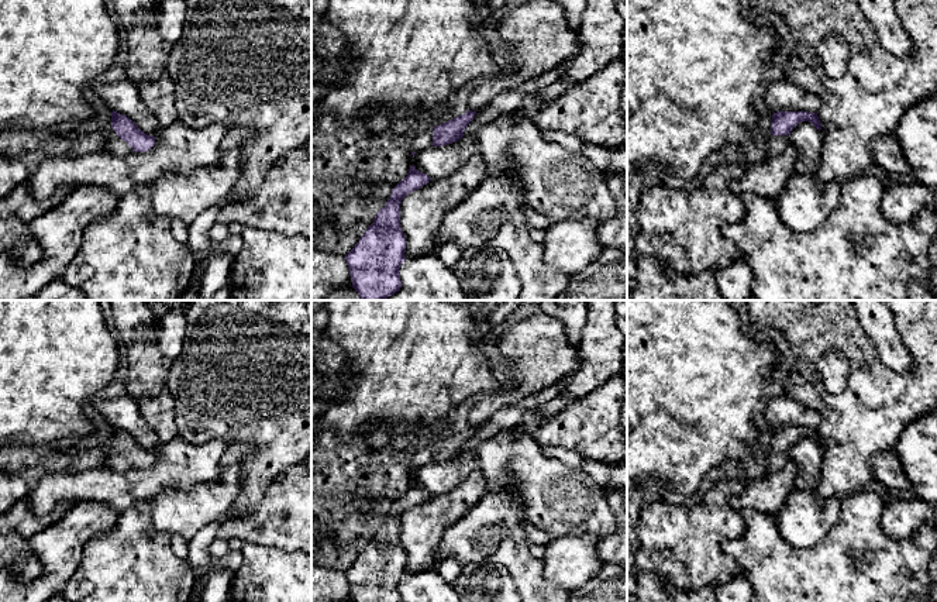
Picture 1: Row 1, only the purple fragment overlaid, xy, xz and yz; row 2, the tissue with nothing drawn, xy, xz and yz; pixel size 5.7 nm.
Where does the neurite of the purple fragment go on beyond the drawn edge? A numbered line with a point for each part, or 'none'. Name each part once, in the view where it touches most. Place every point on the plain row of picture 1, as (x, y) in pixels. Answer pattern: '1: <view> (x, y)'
1: xy (116, 461)

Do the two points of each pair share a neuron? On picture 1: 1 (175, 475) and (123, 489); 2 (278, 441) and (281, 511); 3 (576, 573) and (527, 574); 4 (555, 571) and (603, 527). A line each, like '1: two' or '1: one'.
1: one
2: two
3: two
4: two

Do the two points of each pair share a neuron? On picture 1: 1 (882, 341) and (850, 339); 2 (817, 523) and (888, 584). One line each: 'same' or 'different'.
1: different
2: different

